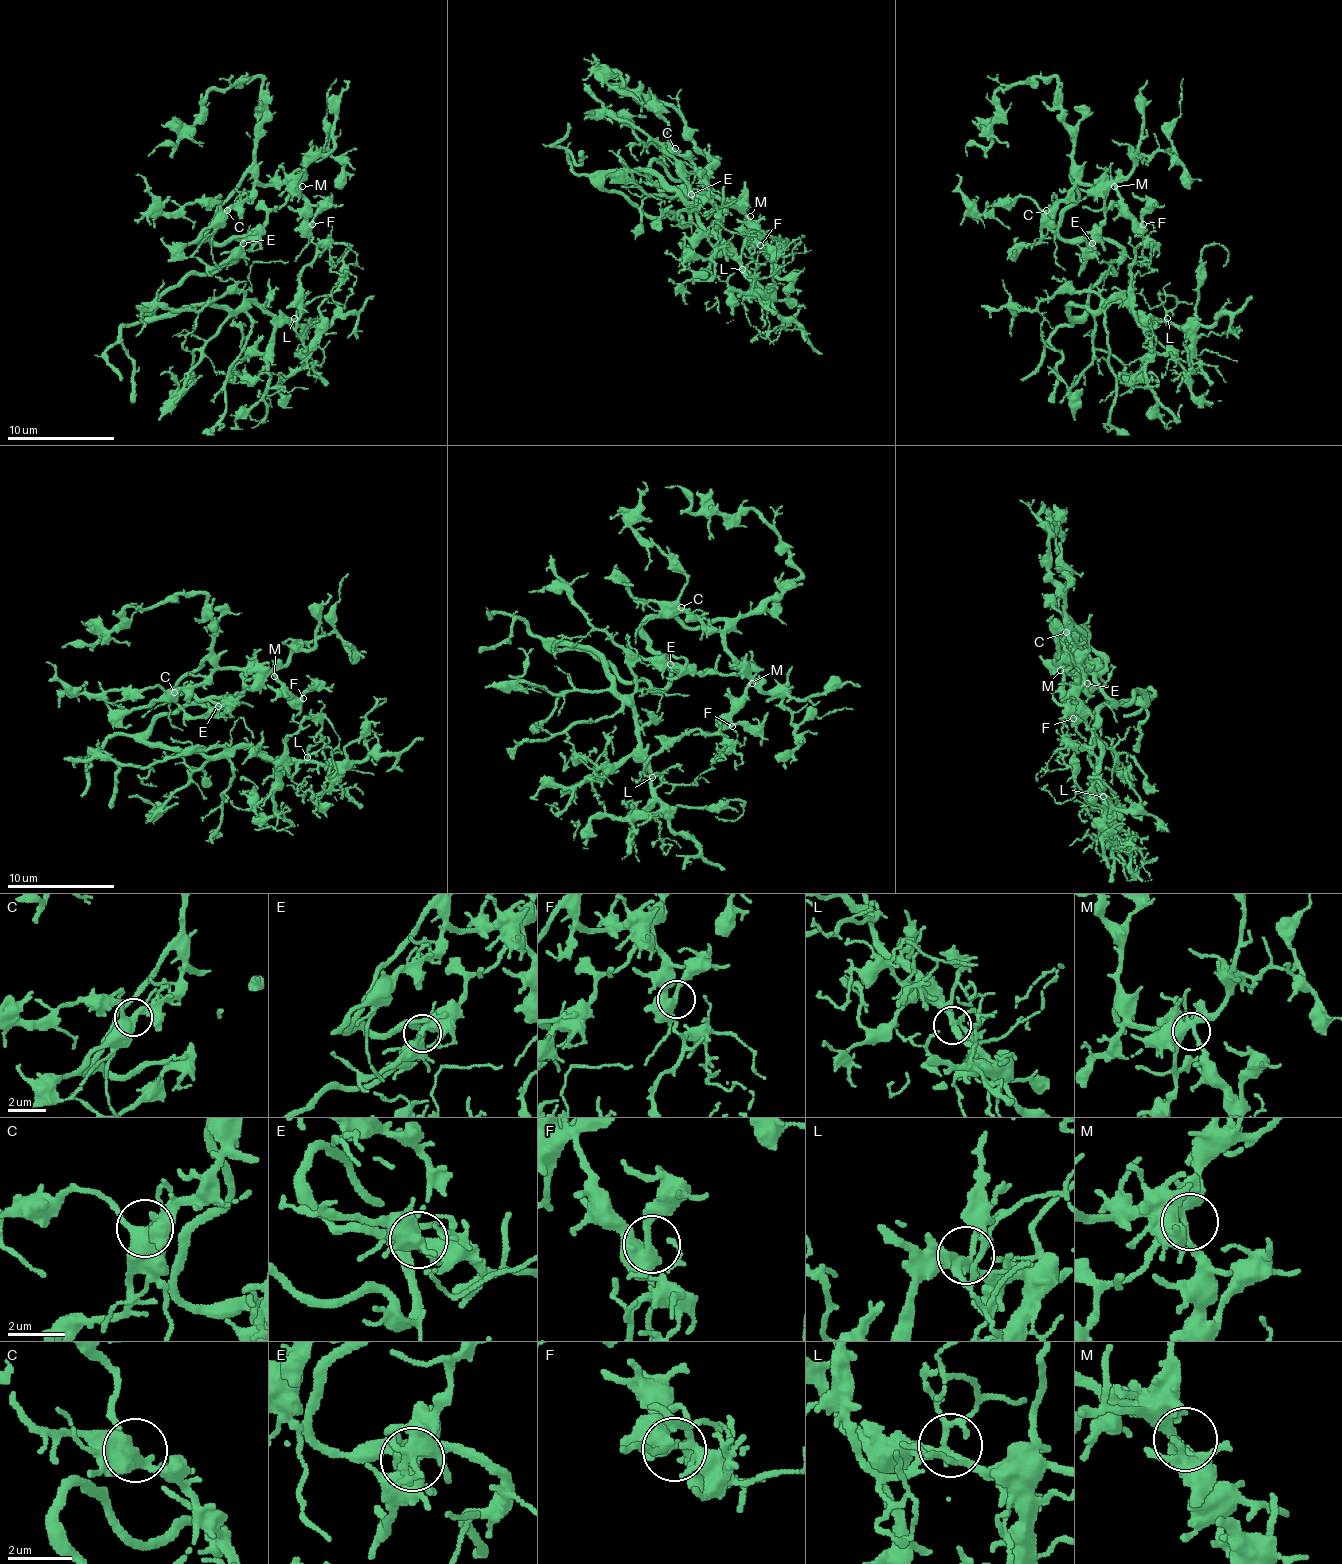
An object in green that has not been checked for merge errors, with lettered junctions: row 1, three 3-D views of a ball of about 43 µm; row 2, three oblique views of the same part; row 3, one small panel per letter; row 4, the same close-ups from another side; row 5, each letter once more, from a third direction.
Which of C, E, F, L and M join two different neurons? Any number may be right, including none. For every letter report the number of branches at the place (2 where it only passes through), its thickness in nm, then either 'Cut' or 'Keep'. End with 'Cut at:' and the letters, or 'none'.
C: Branches: 4. Thickness 400 nm. Keep
E: Branches: 3. Thickness 400 nm. Keep
F: Branches: 2. Thickness 400 nm. Keep
L: Branches: 4. Thickness 240 nm. Keep
M: Branches: 3. Thickness 280 nm. Keep
Cut at: none

